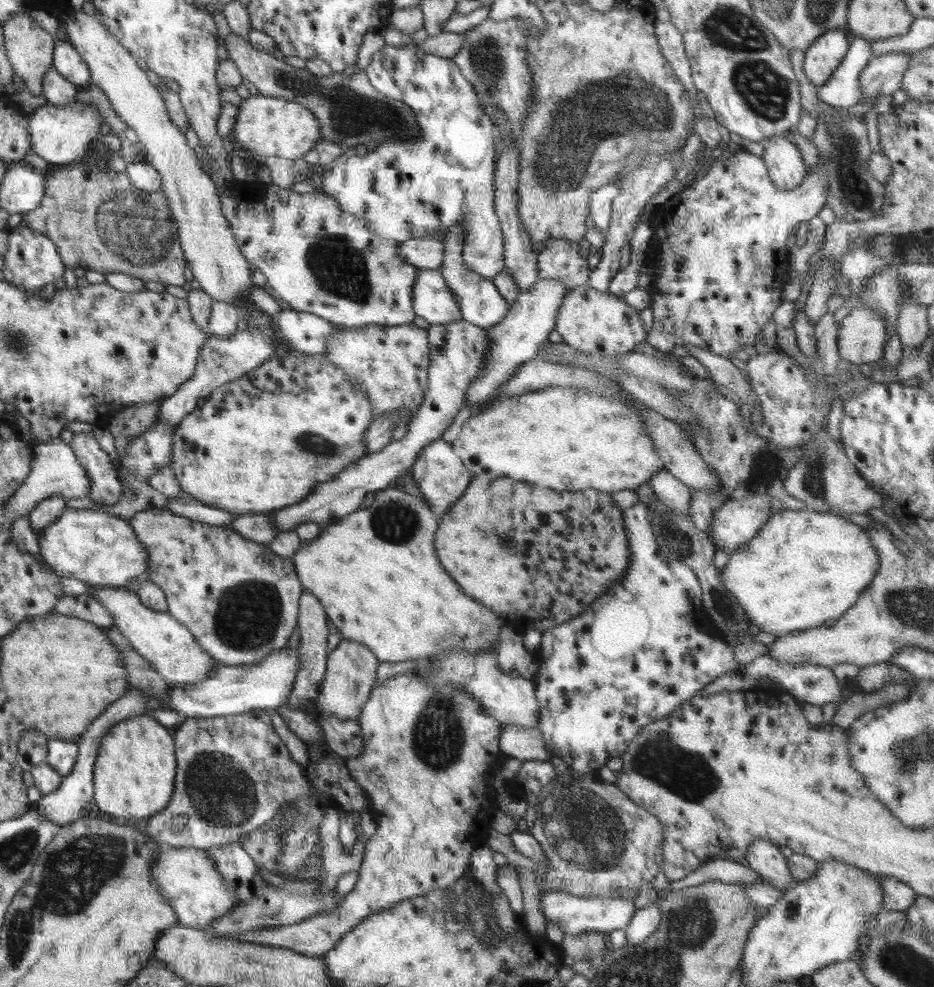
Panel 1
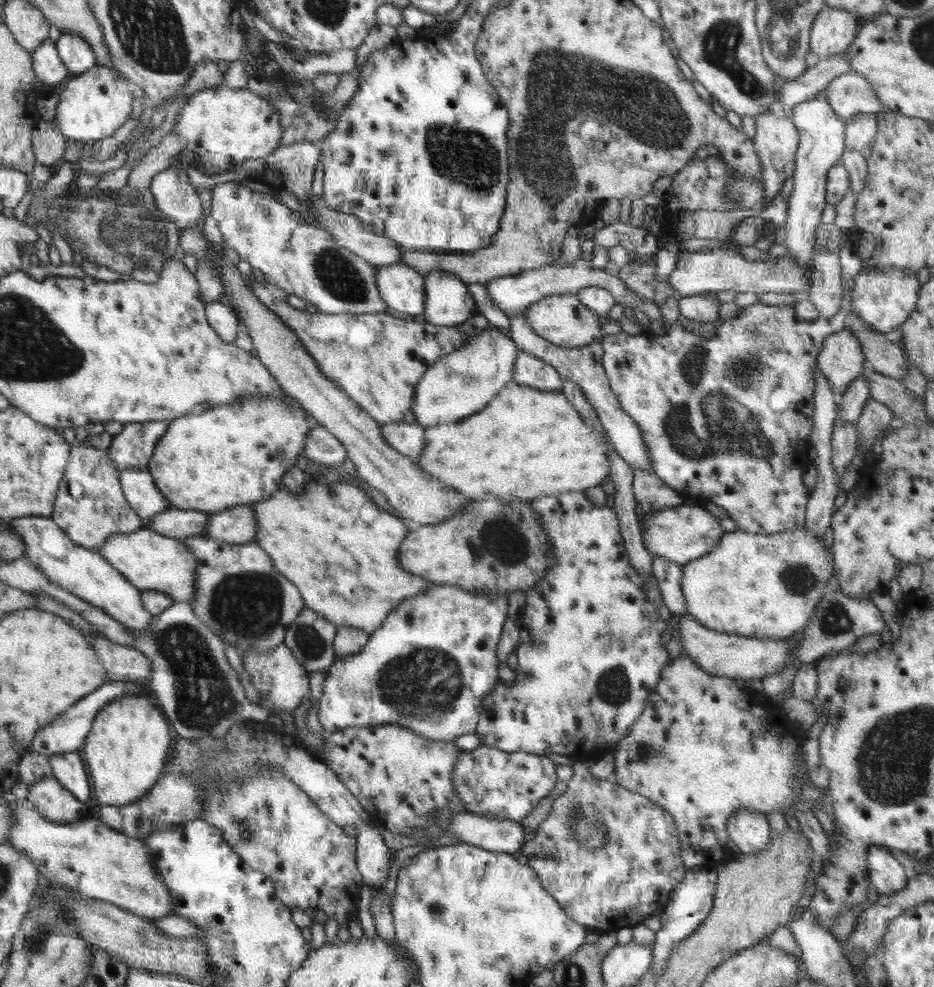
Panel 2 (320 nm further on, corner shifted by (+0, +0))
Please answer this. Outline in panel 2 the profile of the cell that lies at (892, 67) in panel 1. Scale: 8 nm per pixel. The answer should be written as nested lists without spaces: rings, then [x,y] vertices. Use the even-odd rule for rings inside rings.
[[[845,72],[825,88],[830,108],[848,123],[856,116],[878,113],[883,104],[872,85],[858,72]]]

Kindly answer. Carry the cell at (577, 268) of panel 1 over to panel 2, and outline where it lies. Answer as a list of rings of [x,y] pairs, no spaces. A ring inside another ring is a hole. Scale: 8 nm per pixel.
[[[581,256],[573,263],[564,263],[561,260],[556,260],[552,265],[542,269],[534,269],[523,272],[516,276],[505,276],[495,278],[496,280],[486,283],[488,289],[488,296],[492,302],[505,312],[505,315],[514,316],[515,314],[523,314],[525,308],[554,294],[576,294],[584,288],[596,286],[608,290],[616,301],[624,302],[629,308],[638,308],[648,316],[648,318],[655,324],[655,329],[662,329],[665,331],[665,324],[661,316],[660,309],[655,302],[644,301],[638,295],[634,295],[632,291],[626,289],[626,283],[622,283],[619,277],[612,276],[604,271],[604,269],[592,267],[592,262],[583,260]]]

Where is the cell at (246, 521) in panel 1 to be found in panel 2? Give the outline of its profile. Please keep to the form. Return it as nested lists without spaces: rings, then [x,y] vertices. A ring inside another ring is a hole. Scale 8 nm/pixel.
[[[174,507],[154,515],[144,527],[183,542],[185,538],[204,535],[210,513],[200,510],[180,510]]]

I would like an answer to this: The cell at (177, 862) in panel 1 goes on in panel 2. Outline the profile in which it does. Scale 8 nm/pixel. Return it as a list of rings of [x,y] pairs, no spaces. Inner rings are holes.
[[[27,798],[12,804],[11,812],[13,812],[13,817],[7,842],[22,854],[28,854],[29,858],[36,862],[42,883],[61,882],[89,898],[111,902],[116,906],[121,906],[124,910],[149,919],[168,917],[173,914],[176,903],[174,903],[172,893],[168,885],[164,883],[164,879],[161,878],[160,870],[157,870],[154,855],[150,853],[143,840],[121,834],[120,831],[113,830],[113,827],[108,828],[108,825],[102,824],[100,819],[82,820],[76,824],[50,821]]]

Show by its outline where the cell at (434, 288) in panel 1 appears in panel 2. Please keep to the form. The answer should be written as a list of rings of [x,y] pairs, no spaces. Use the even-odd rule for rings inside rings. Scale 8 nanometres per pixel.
[[[397,264],[377,267],[375,279],[378,293],[388,307],[413,316],[423,314],[426,302],[425,275],[410,266]]]

